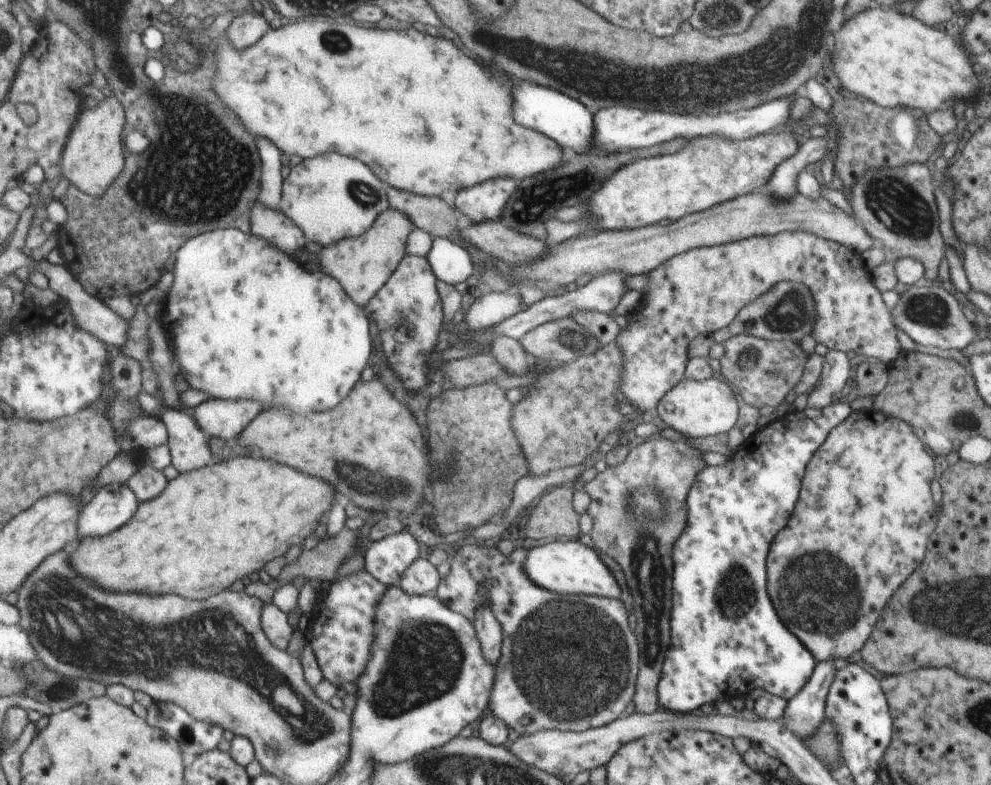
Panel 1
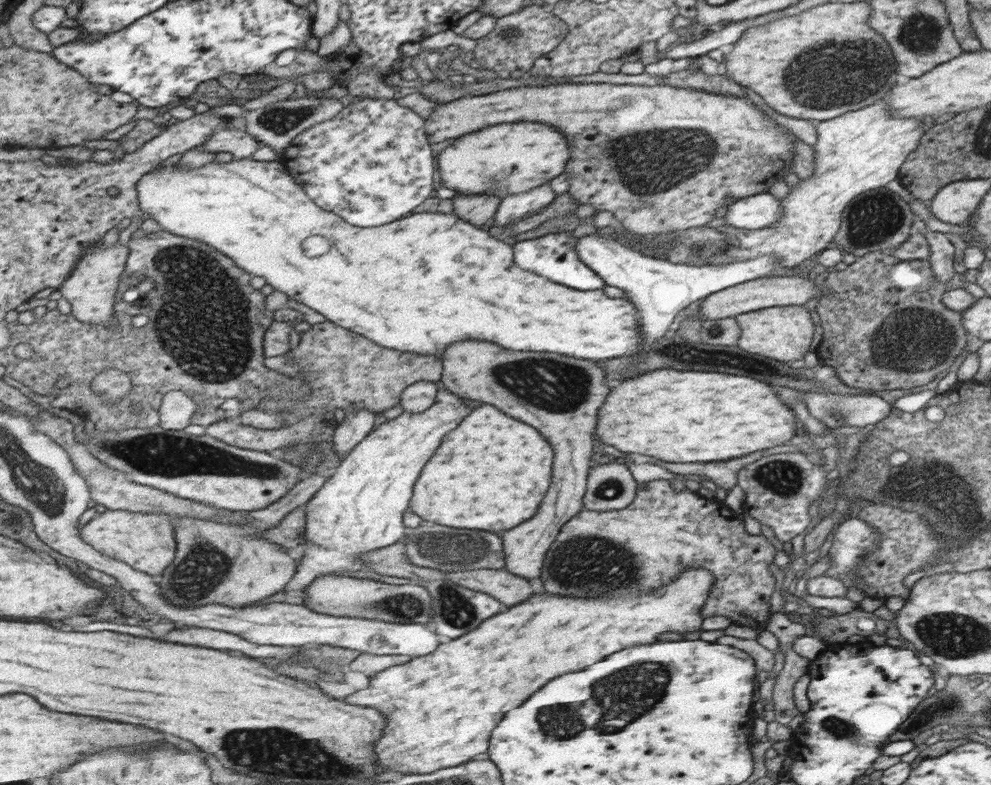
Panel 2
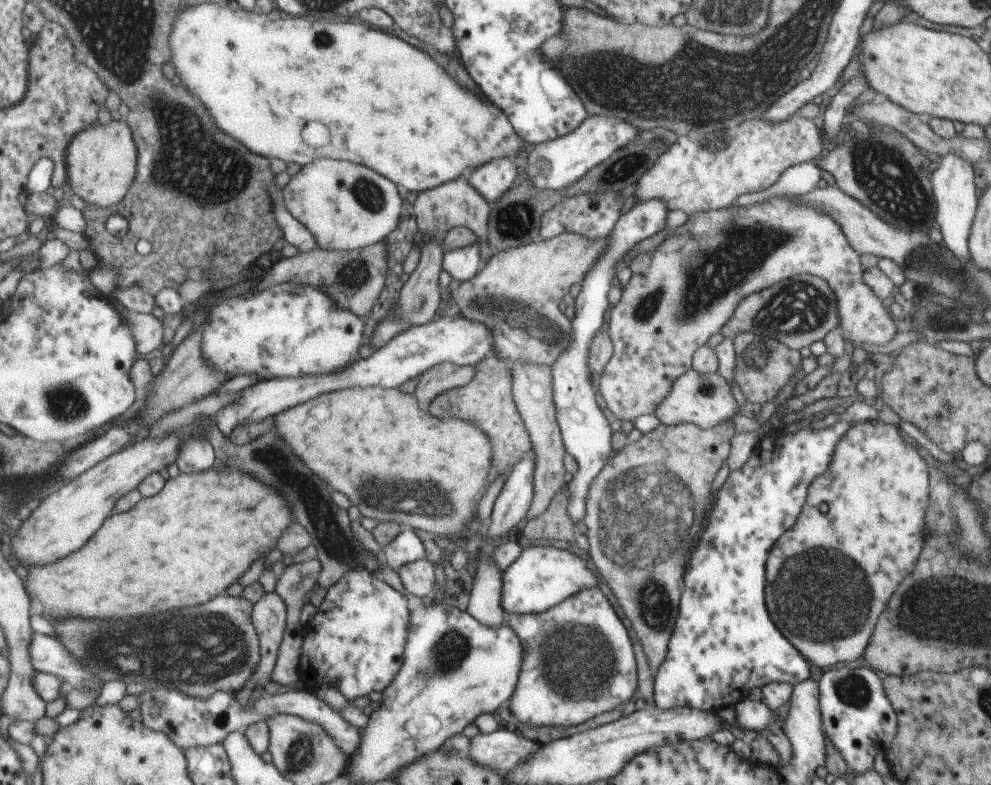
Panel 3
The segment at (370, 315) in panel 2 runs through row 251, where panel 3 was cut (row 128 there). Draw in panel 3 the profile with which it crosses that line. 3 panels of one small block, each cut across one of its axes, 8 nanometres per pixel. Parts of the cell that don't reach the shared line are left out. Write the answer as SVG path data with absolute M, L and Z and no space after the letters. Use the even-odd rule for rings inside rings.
M199 4L199 6L191 6L183 8L179 18L173 24L173 32L171 32L171 44L173 44L173 64L177 74L181 76L183 84L203 102L203 106L209 110L209 114L213 116L215 124L229 136L233 136L237 142L245 144L251 152L265 156L265 158L279 158L285 163L297 162L300 166L312 164L319 159L339 158L339 160L353 160L359 164L369 164L369 168L377 168L377 172L385 172L385 177L391 180L397 180L397 184L401 184L401 188L409 190L409 196L418 195L435 188L444 182L457 180L459 174L465 168L471 166L485 166L487 160L495 160L495 158L509 158L513 154L521 154L525 151L525 146L521 138L517 138L507 122L507 118L491 104L481 102L477 96L465 92L457 82L453 82L427 54L423 54L421 50L405 44L402 39L383 32L383 29L375 29L368 27L359 20L349 22L348 20L327 21L315 18L314 22L309 22L305 18L299 16L291 16L283 14L277 20L269 20L267 14L262 14L259 10L256 12L247 12L243 6L239 8L231 8L231 4L221 7L221 4ZM311 122L319 122L327 128L327 132L331 134L329 144L323 146L311 146L307 142L307 126L311 126Z

